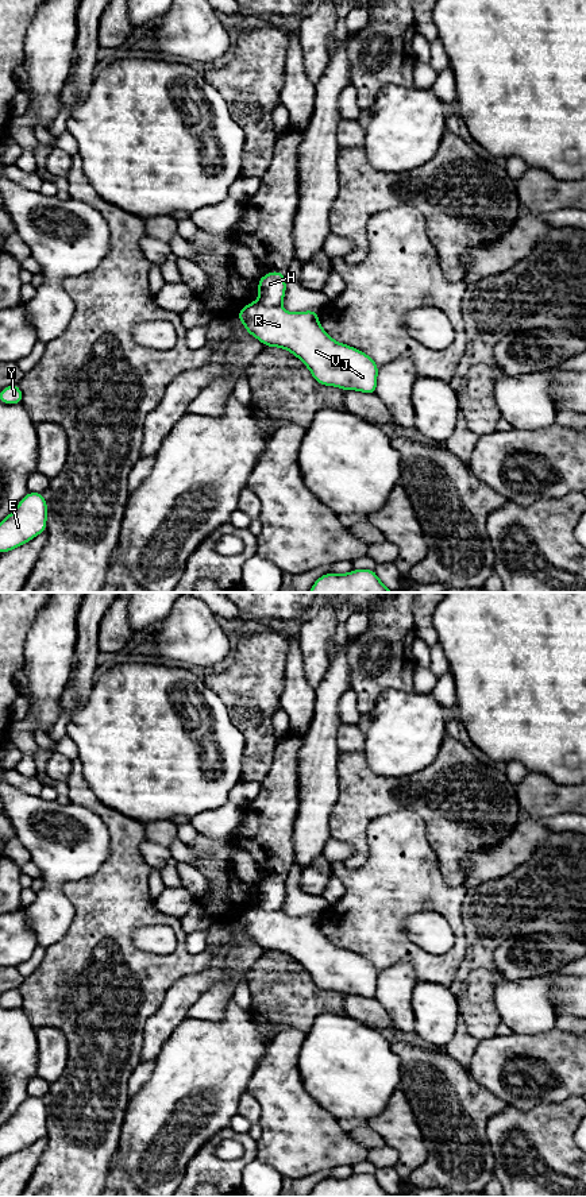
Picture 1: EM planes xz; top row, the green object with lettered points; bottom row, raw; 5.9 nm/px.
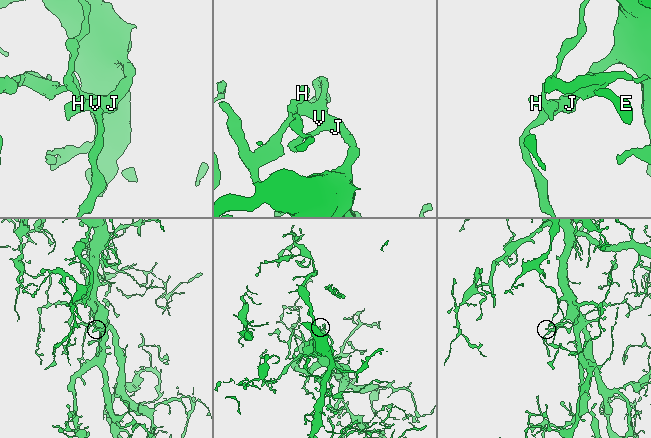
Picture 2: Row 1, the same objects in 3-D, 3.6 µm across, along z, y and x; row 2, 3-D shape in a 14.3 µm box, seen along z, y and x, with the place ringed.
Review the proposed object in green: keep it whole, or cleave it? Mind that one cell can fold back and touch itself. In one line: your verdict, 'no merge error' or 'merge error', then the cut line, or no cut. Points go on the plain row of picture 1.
merge error | xz (257, 906), (265, 910), (280, 910)

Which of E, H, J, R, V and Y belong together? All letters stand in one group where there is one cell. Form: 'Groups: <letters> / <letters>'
Groups: E J R V Y / H

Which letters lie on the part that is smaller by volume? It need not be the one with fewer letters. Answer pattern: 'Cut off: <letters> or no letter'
Cut off: H

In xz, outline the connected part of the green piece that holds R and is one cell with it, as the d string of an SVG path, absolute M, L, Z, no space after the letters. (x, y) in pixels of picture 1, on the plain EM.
M250 907L235 920L246 931L248 939L255 941L265 951L279 951L296 959L309 974L319 989L336 991L347 995L375 999L377 968L365 957L335 946L319 928L319 915L292 918L279 911L265 911Z

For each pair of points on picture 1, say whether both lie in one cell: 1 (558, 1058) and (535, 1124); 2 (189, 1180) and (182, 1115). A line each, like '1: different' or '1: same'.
1: different
2: different

